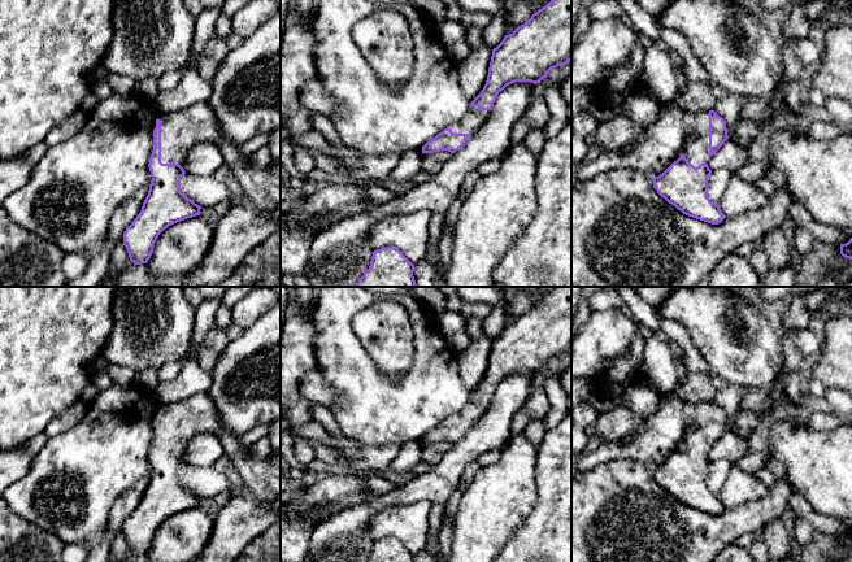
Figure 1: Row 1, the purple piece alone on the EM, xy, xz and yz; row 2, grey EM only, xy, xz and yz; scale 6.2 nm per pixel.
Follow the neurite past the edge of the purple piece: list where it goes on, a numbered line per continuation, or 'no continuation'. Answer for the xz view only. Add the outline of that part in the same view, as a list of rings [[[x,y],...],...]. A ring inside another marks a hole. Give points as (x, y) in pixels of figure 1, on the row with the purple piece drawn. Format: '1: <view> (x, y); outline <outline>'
1: xz (474, 118); outline [[[470,106],[466,114],[456,123],[448,126],[453,134],[475,134],[488,119],[491,110]]]

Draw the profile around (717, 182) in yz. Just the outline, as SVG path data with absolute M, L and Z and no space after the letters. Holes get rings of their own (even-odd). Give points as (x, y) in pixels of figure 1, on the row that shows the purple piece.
M720 167L708 177L708 196L712 202L718 204L722 200L733 174L729 169Z

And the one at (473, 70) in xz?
M466 25L468 56L457 62L460 84L466 99L473 101L483 90L492 49L484 43L482 29Z

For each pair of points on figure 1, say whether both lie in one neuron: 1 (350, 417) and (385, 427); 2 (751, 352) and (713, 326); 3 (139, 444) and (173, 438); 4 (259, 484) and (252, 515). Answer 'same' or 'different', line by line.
1: same
2: same
3: different
4: different

